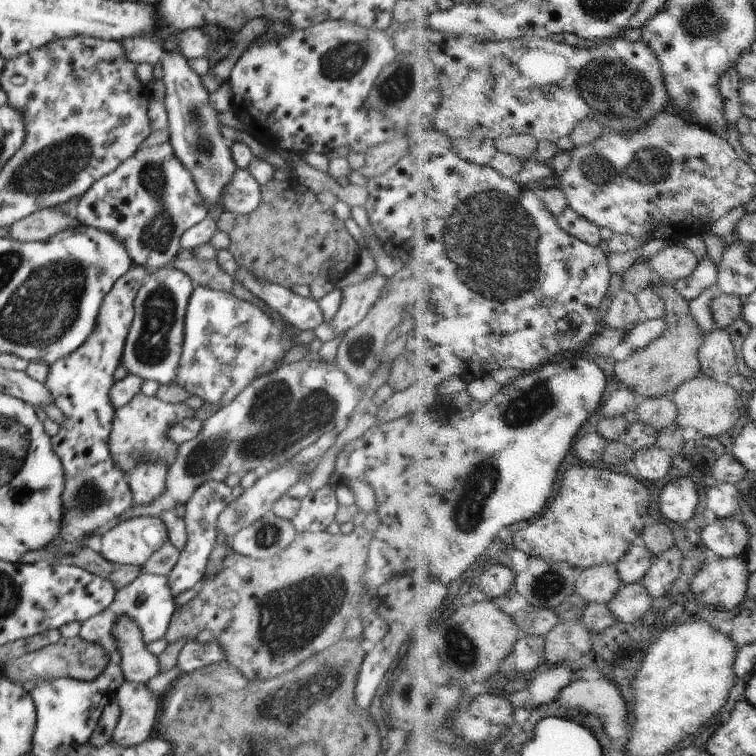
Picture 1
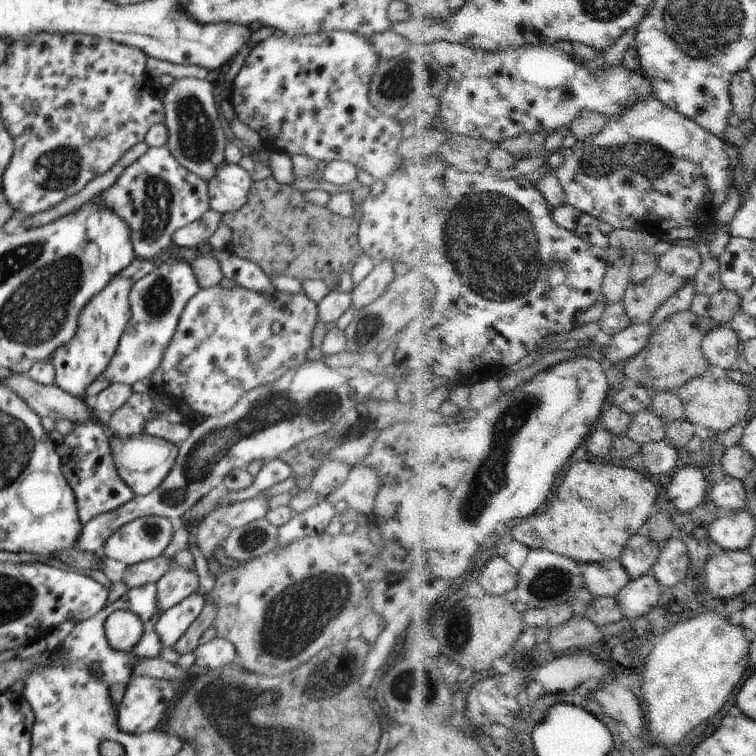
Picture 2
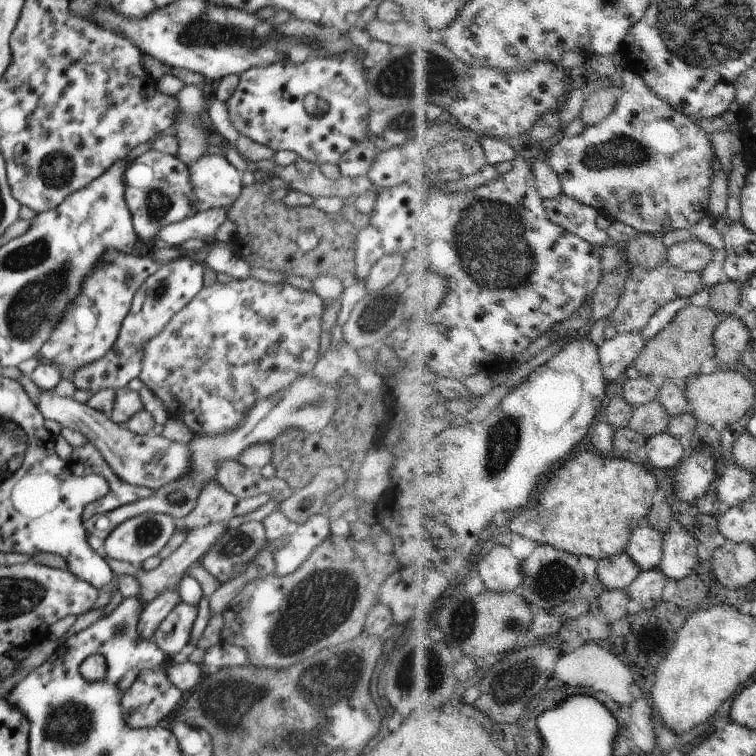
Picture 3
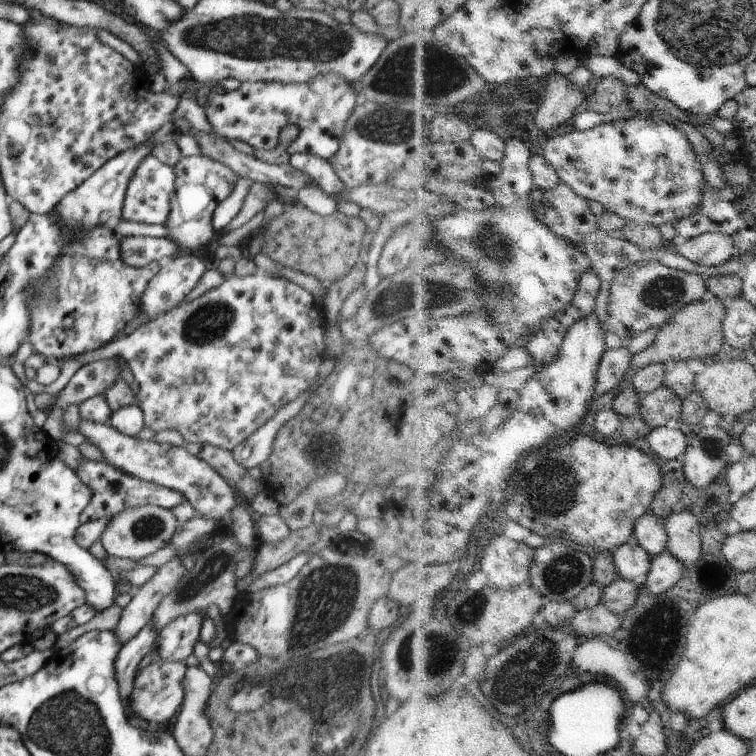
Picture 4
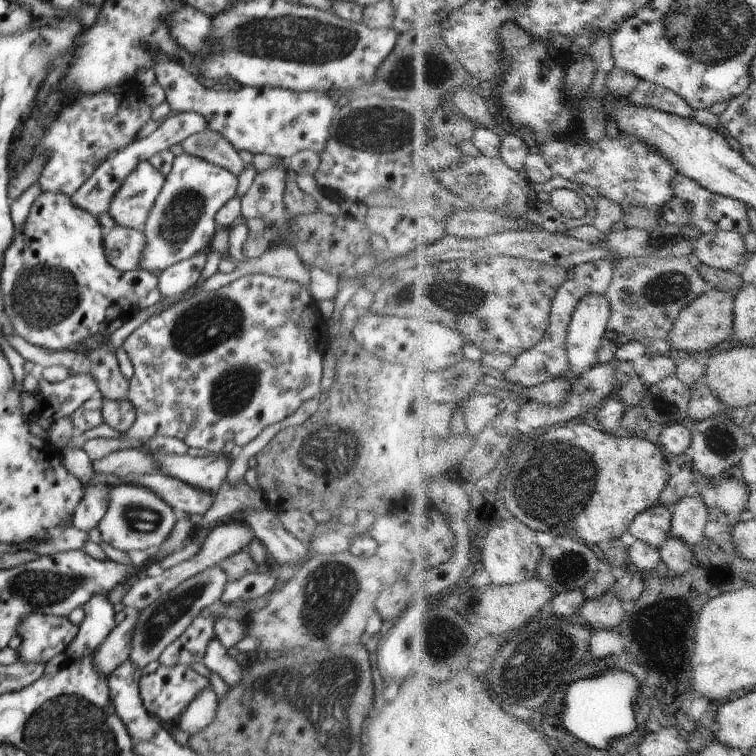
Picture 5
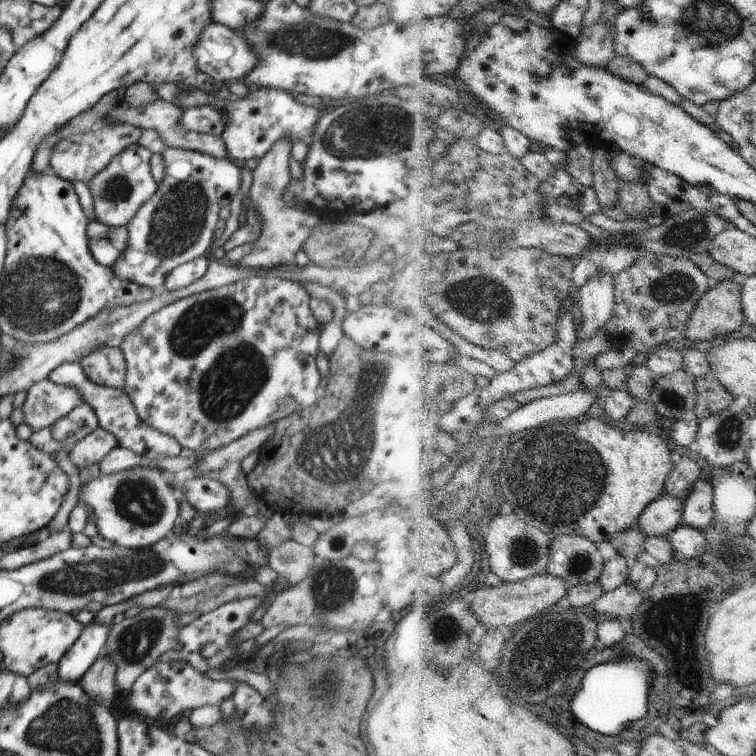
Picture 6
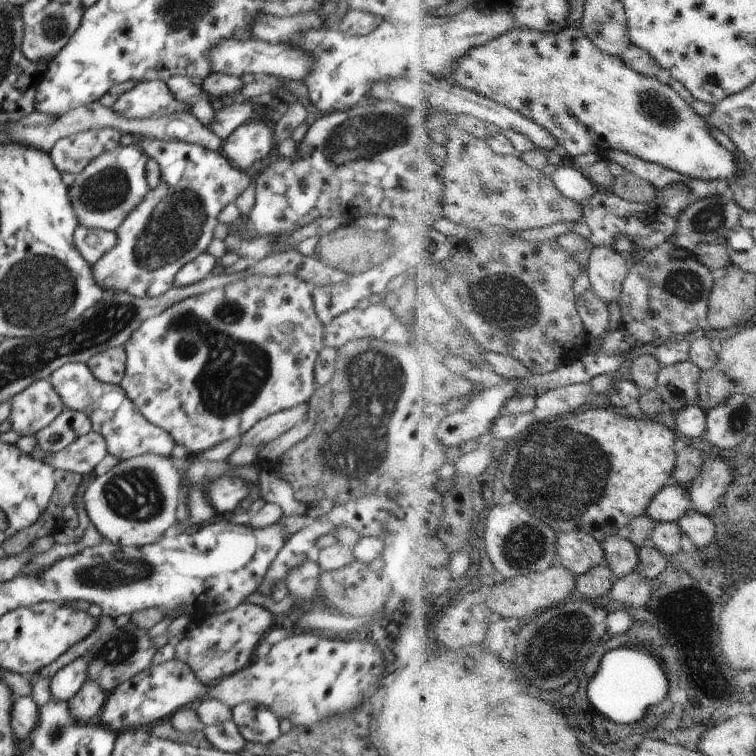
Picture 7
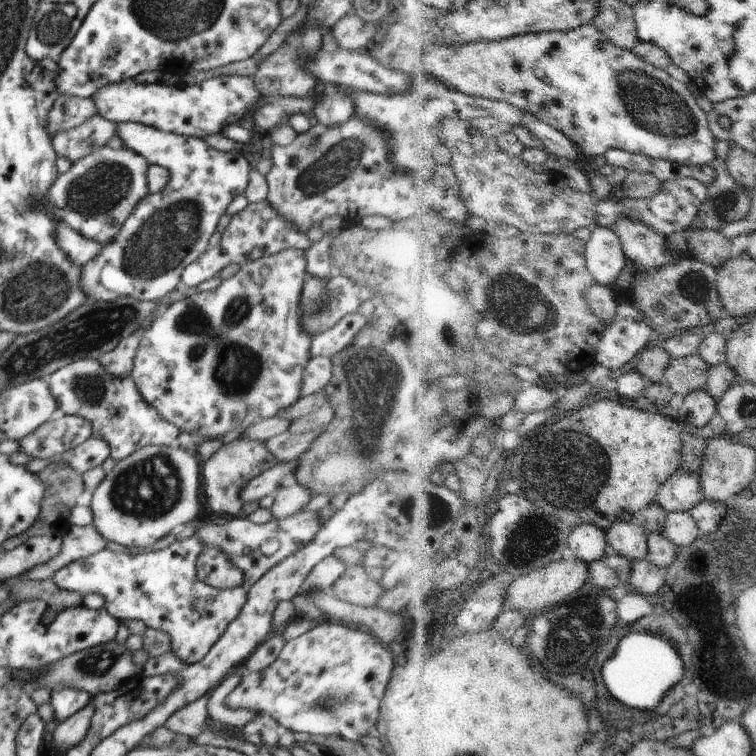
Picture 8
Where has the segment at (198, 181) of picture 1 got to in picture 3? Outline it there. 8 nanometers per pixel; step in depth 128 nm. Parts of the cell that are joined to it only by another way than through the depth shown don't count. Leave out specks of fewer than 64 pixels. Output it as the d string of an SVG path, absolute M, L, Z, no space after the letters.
M202 84L186 85L175 97L180 107L175 119L179 142L176 156L188 166L207 153L206 147L214 143L212 130L200 120L200 110L208 98L202 93Z

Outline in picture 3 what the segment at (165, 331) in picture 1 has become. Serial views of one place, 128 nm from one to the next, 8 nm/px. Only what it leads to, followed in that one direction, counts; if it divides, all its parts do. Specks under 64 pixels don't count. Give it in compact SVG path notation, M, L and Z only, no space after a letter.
M182 254L175 260L163 262L134 294L114 346L102 358L79 368L70 378L75 388L88 390L95 395L99 390L126 387L130 380L138 378L144 345L158 335L168 321L200 292L204 275L204 263L194 261L190 255Z

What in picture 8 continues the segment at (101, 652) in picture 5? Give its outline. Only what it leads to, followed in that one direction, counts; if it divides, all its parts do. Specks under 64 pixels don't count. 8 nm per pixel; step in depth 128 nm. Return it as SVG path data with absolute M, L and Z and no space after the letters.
M88 703L82 710L77 713L70 715L64 722L56 725L52 733L52 746L54 749L58 750L57 755L60 755L60 751L64 752L72 747L75 747L88 732L92 715L94 714L93 704Z

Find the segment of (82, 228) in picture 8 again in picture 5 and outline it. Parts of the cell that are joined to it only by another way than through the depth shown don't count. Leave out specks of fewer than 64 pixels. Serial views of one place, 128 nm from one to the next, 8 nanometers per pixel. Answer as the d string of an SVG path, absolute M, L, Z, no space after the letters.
M141 161L134 171L119 185L119 190L112 196L107 214L120 227L129 227L136 231L143 231L145 221L149 217L150 208L161 192L165 177L153 168L148 161Z

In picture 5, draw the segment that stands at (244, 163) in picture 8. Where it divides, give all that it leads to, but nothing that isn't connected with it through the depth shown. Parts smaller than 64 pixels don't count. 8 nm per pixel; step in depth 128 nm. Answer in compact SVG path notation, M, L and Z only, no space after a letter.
M187 153L176 157L145 221L142 231L145 246L140 254L138 268L158 278L170 266L208 252L213 237L219 230L215 222L216 214L236 196L237 186L237 176L226 168Z

